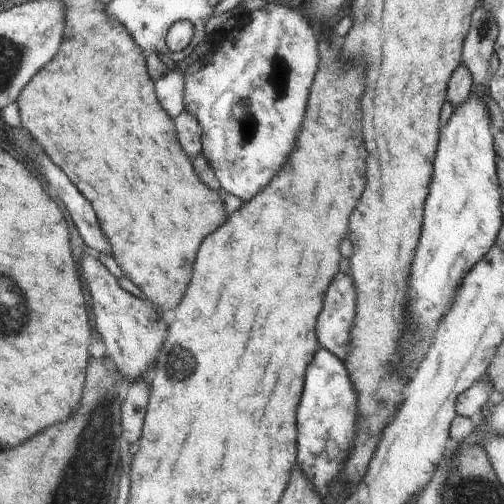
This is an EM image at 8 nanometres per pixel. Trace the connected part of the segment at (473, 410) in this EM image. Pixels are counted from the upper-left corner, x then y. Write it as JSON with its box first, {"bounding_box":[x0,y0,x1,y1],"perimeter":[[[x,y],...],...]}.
{"bounding_box":[455,374,495,419],"perimeter":[[[484,374],[474,386],[458,395],[455,404],[456,414],[470,419],[480,414],[491,396],[490,392],[495,393],[495,388],[489,375]]]}

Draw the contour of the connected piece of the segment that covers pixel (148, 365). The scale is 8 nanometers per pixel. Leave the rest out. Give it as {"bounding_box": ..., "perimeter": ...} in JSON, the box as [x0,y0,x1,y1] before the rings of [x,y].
{"bounding_box":[82,250,168,380],"perimeter":[[[86,250],[86,256],[82,260],[82,276],[86,278],[86,286],[90,290],[94,326],[103,342],[104,357],[113,360],[115,368],[118,368],[118,372],[124,374],[127,380],[138,380],[146,374],[151,375],[159,350],[167,337],[168,325],[158,314],[157,307],[126,292],[96,257],[97,254]]]}

